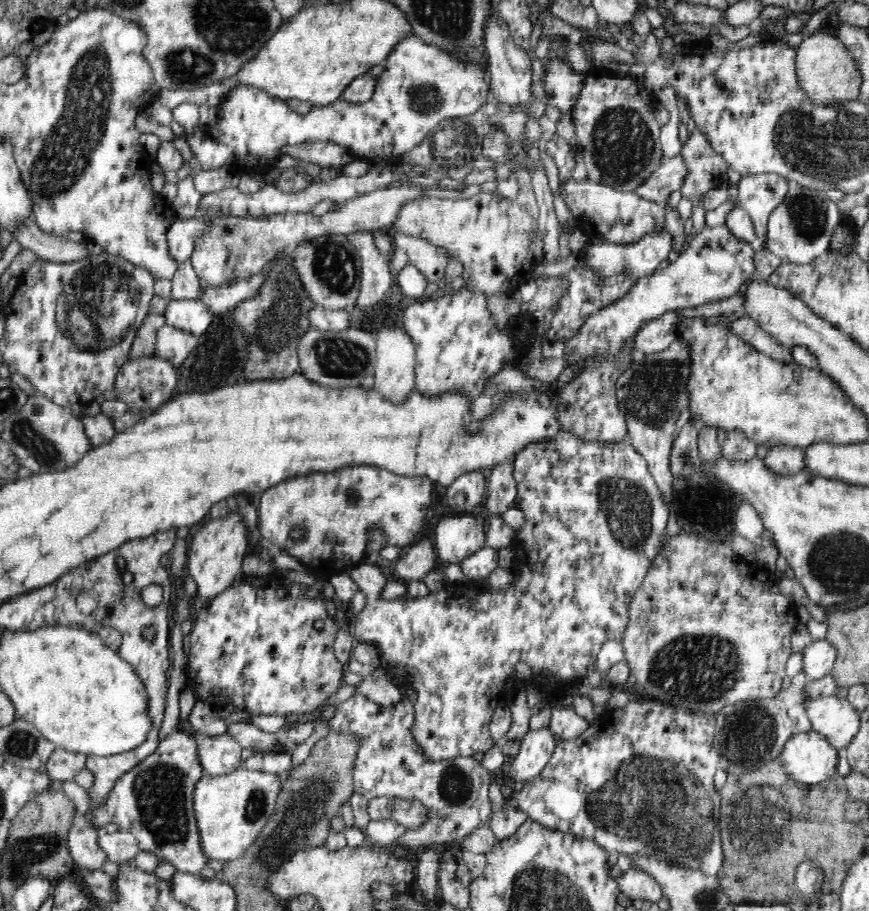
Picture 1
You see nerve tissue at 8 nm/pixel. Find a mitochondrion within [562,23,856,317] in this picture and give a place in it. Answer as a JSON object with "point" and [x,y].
{"point":[621,147]}

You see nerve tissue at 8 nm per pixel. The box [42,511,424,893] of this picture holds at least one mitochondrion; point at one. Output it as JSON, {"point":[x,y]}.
{"point":[158,790]}

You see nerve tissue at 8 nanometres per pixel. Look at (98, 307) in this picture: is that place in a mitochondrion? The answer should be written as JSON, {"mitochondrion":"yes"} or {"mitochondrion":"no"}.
{"mitochondrion":"yes"}

